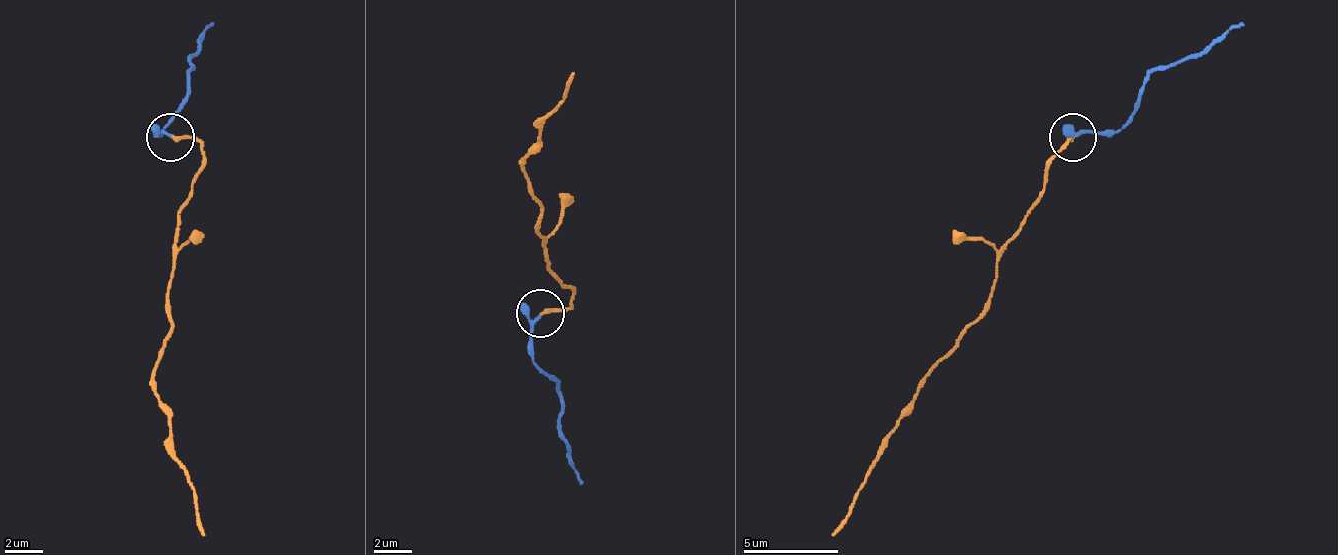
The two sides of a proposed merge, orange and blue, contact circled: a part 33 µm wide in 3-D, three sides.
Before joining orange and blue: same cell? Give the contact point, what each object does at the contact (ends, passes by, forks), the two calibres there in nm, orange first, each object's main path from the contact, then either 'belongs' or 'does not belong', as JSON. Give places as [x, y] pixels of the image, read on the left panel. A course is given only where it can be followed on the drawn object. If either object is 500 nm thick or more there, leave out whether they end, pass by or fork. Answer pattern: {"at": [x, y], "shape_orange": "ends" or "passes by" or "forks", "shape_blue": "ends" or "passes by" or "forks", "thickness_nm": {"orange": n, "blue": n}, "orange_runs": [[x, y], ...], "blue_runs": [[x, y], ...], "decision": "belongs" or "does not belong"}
{"at": [170, 137], "shape_orange": "ends", "shape_blue": "passes by", "thickness_nm": {"orange": 200, "blue": 130}, "orange_runs": [[171, 136], [191, 136], [205, 164], [171, 264], [171, 331], [152, 393], [171, 421], [171, 450], [205, 536]], "blue_runs": [[171, 136], [162, 131], [191, 69], [191, 59], [214, 21]], "decision": "belongs"}

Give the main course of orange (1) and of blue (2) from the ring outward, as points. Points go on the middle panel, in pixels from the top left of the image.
1: (541, 312), (560, 312), (574, 293), (555, 279), (536, 231), (541, 207), (522, 159), (574, 74)
2: (541, 317), (531, 326), (531, 359), (560, 398), (560, 436), (584, 483)

